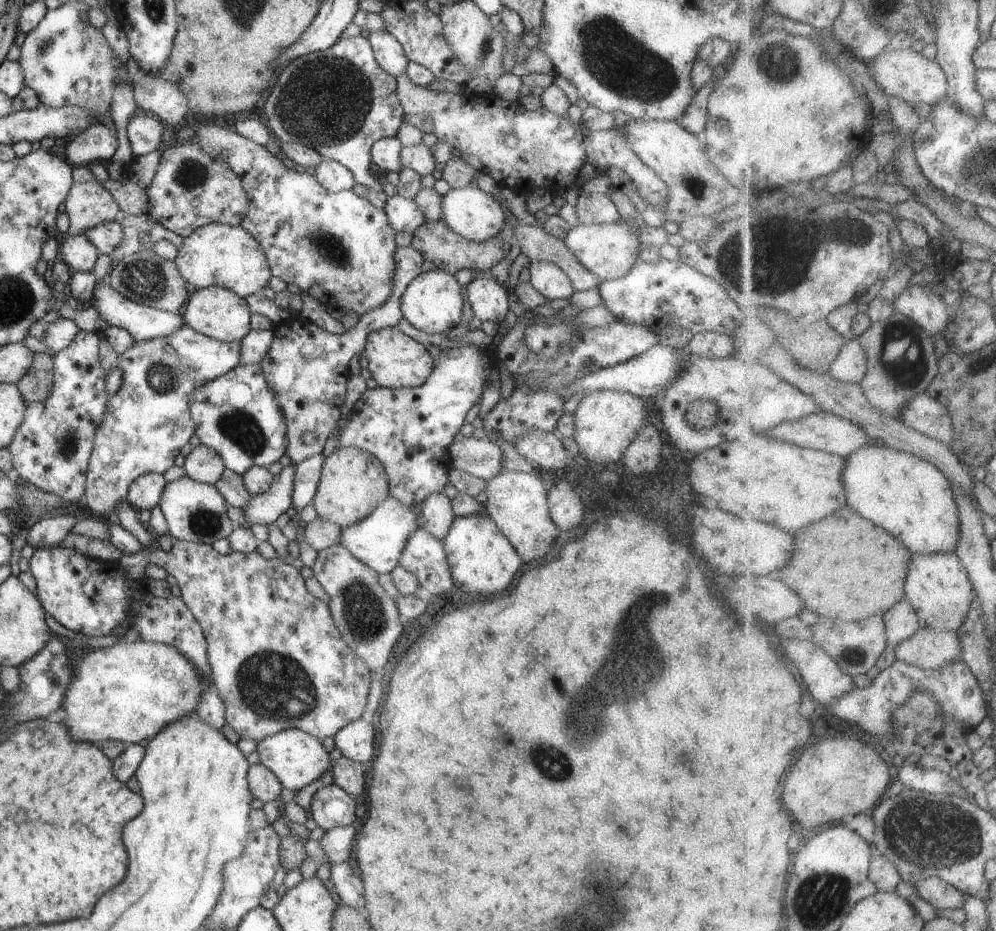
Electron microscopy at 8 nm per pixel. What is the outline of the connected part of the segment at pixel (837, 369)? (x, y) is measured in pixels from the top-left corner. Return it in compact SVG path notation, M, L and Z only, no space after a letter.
M860 338L850 339L840 358L832 366L831 375L847 383L862 384L869 371L869 355Z

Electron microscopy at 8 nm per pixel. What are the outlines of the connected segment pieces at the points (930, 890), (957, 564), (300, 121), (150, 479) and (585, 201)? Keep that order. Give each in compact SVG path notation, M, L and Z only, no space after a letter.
M933 877L914 885L919 897L929 901L940 912L958 910L967 906L967 896L956 886L945 882L942 878Z
M936 552L930 554L914 553L914 564L912 564L912 574L908 578L908 598L919 611L922 623L939 631L960 631L966 624L968 616L976 600L977 590L972 580L970 571L957 552Z
M362 35L340 38L336 44L322 52L316 51L295 58L278 76L264 104L264 114L268 118L268 128L281 142L296 142L311 147L325 159L339 162L352 172L354 182L368 188L366 198L369 202L378 210L384 210L389 196L384 192L382 177L375 175L370 169L370 149L374 142L384 137L396 137L398 129L404 123L405 114L397 94L397 78L380 68L369 40Z
M158 473L142 474L138 476L127 489L126 500L132 508L151 510L158 506L167 480Z
M581 192L575 209L582 225L604 225L623 220L612 200L604 194Z

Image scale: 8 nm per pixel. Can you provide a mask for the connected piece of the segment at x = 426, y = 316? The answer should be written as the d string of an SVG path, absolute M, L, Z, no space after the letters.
M436 269L420 273L410 281L400 299L402 314L414 328L428 334L447 334L460 324L464 308L462 285L455 275Z

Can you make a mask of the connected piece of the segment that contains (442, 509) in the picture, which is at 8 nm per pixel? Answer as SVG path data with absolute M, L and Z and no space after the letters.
M442 492L440 494L430 494L424 499L424 504L420 508L422 514L423 529L438 540L444 540L452 522L454 522L454 510L452 510L451 500L446 498Z

